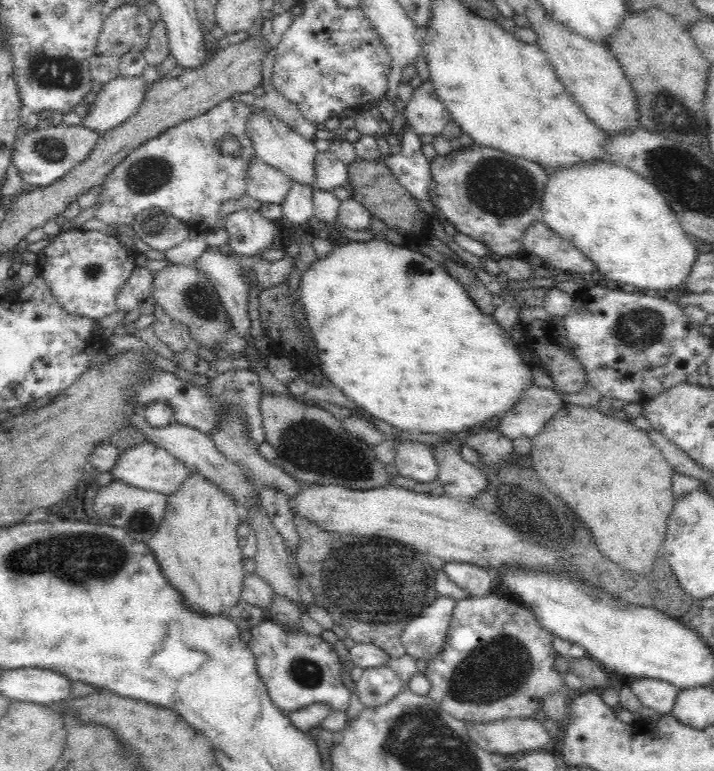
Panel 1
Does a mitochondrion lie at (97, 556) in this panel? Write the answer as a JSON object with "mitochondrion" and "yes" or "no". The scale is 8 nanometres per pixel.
{"mitochondrion":"yes"}

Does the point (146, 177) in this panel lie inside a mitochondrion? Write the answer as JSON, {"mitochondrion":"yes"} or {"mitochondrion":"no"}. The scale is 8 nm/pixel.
{"mitochondrion":"yes"}

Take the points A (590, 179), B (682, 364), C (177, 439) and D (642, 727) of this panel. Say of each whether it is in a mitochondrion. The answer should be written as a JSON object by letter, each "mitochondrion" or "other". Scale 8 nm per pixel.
{"A":"other","B":"other","C":"other","D":"other"}

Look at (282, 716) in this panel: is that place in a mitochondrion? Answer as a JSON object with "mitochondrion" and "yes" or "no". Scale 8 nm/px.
{"mitochondrion":"no"}

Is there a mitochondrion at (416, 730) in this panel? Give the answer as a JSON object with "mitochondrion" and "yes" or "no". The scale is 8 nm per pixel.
{"mitochondrion":"yes"}

